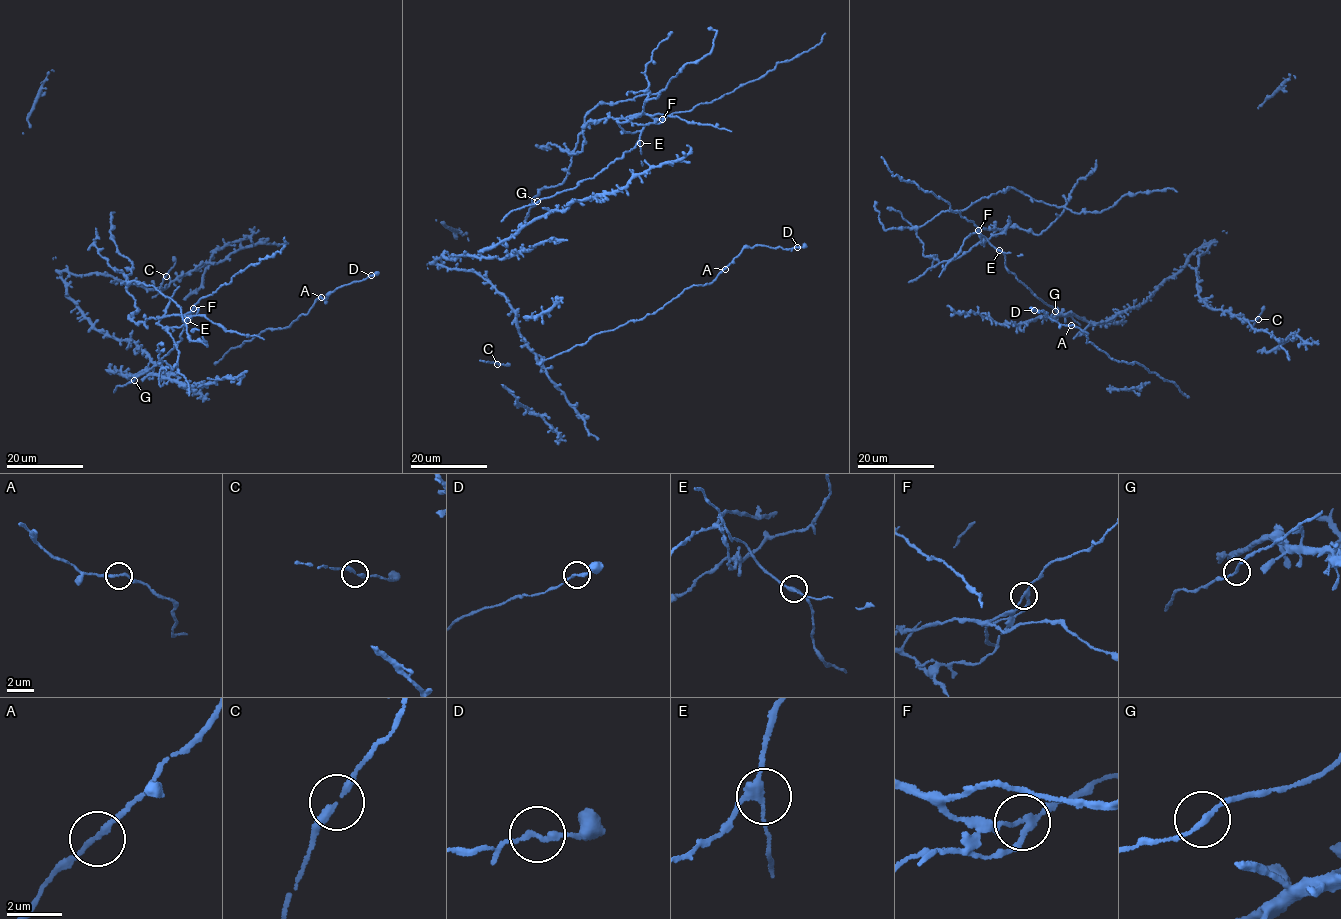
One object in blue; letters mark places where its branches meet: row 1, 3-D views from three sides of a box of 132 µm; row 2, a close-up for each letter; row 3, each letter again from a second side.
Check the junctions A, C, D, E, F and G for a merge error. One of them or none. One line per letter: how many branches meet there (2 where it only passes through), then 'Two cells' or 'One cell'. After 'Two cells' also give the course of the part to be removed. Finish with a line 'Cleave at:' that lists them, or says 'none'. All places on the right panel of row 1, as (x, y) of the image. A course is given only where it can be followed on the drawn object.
A: Branches: 2. One cell
C: Branches: 2. One cell
D: Branches: 2. One cell
E: Branches: 3. One cell
F: Branches: 3. Two cells. Course of the part to remove: (978, 230), (1039, 234), (1064, 209), (1009, 187), (966, 209), (942, 210), (922, 226), (887, 230), (875, 203)
G: Branches: 2. One cell
Cleave at: F

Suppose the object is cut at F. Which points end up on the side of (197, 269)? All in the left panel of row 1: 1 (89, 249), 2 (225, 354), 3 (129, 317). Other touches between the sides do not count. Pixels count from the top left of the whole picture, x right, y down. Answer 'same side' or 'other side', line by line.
1: other side
2: same side
3: other side

